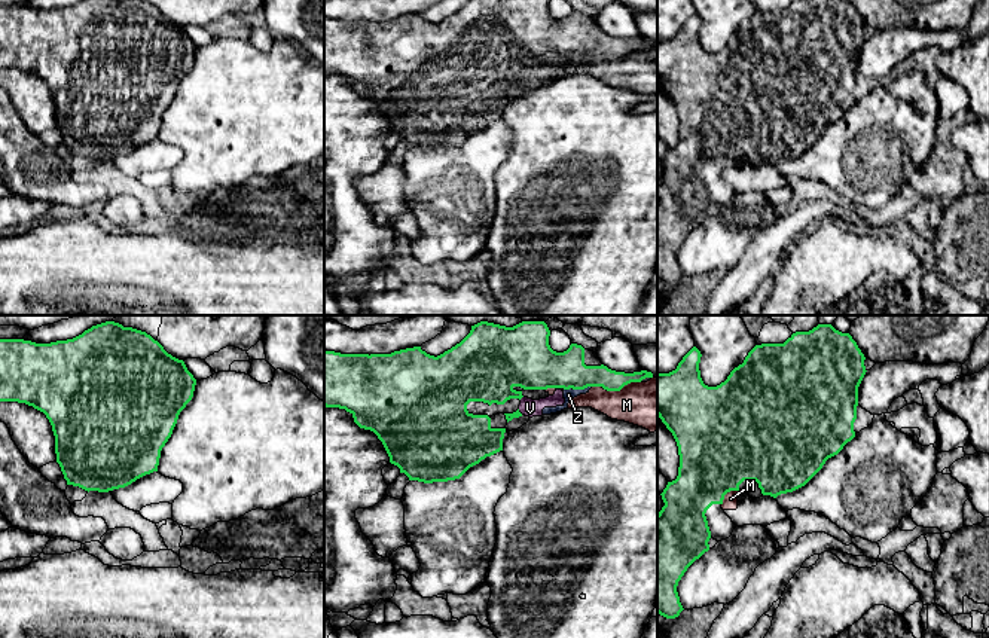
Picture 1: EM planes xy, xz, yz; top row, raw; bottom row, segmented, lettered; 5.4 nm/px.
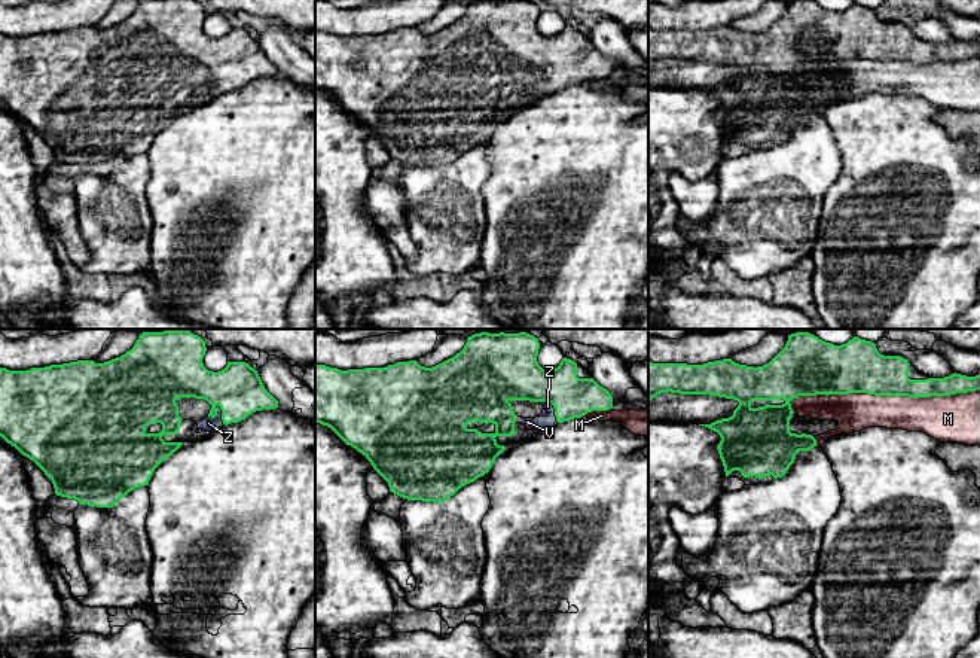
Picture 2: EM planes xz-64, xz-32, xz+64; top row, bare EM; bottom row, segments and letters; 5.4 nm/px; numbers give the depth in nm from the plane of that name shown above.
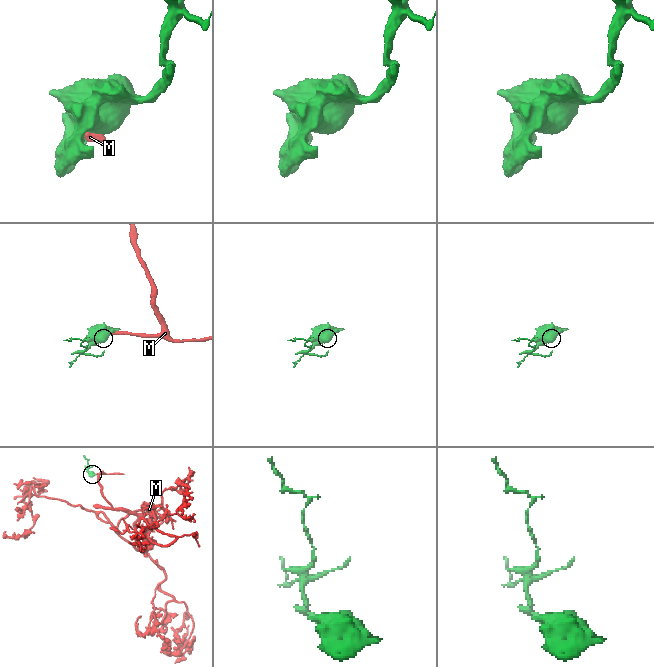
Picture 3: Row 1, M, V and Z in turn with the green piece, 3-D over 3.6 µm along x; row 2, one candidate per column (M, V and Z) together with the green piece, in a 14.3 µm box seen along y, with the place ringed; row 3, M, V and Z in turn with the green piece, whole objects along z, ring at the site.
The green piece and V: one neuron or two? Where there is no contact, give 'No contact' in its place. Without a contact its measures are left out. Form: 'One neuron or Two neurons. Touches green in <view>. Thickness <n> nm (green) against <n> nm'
One neuron. Touches green in xz. Thickness 360 nm (green) against 100 nm

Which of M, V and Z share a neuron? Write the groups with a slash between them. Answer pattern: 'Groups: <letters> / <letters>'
Groups: M / V Z

